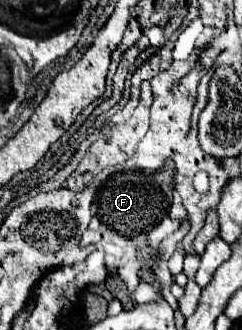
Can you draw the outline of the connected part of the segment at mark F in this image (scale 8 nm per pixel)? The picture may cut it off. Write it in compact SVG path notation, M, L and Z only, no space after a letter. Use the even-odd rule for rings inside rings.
M166 160L166 164L152 174L146 174L142 170L124 170L124 172L112 174L98 186L96 210L98 210L100 222L112 228L120 236L136 238L140 234L148 234L170 212L172 194L174 194L174 186L170 190L170 184L174 184L174 162L172 160ZM144 186L148 190L144 190Z

